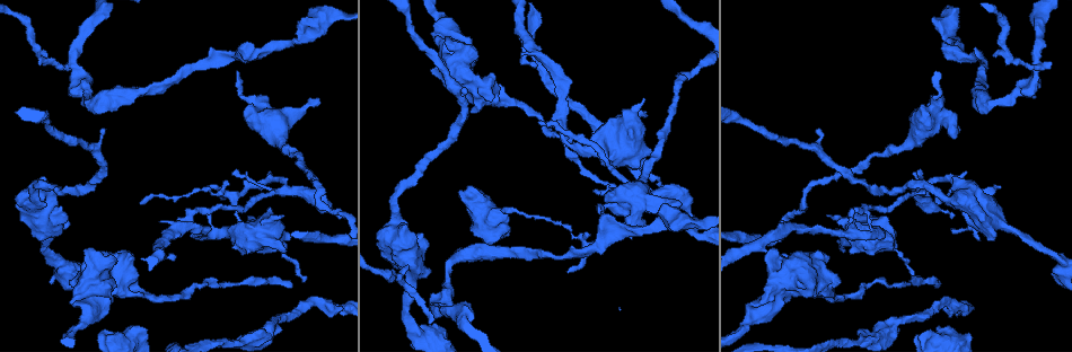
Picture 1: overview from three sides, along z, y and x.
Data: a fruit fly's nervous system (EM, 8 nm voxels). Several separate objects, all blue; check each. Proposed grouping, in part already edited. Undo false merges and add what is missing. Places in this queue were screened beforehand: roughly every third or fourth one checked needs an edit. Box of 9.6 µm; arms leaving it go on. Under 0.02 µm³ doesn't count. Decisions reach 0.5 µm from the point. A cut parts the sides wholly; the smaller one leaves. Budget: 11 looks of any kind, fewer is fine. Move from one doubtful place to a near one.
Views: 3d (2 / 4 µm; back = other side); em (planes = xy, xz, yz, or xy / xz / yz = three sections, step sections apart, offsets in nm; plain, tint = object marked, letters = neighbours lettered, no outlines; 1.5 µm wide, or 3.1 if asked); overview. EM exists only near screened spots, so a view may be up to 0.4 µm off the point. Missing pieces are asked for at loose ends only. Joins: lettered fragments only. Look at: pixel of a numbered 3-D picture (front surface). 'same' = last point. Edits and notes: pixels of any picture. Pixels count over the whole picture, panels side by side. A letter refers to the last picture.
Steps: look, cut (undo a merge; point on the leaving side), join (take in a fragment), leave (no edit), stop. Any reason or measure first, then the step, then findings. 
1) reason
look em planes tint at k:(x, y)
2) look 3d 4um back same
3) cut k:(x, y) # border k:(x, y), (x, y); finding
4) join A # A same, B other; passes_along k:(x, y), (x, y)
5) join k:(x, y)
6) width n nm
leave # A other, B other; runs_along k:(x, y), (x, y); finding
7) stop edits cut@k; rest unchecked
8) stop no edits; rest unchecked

look em planes letters at 1:(503, 213)

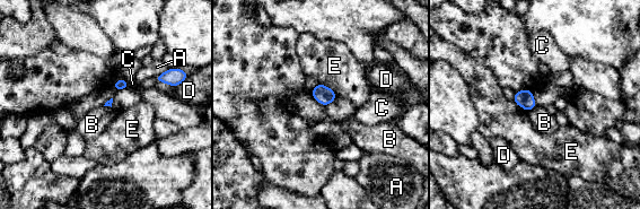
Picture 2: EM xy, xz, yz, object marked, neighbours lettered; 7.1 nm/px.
leave # A other, B other, C other, D other, E other; no lettered fragment goes on from it

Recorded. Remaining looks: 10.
arms part here
look em yz step 4 letters at 1:(432, 306)

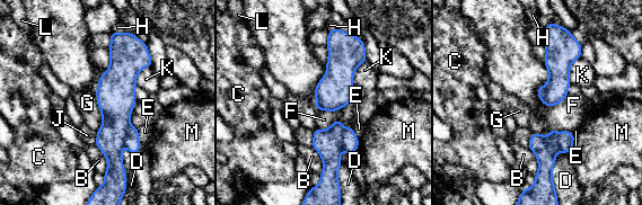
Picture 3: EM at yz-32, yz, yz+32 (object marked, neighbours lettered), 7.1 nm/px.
cut it another way
look em planes letters same

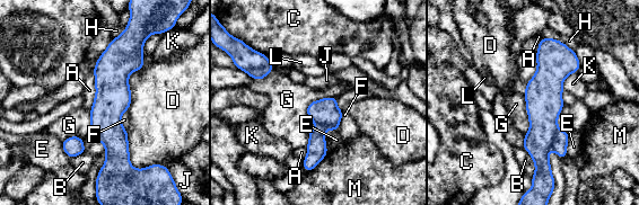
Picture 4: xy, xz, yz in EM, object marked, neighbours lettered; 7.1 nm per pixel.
cut 4:(316, 146) # A other, B other, C other, D other, E other, F other, G other, H other, J other, K other, L other, M other; border 4:(315, 123), (336, 125); two neurons meet here

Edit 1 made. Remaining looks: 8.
free end
look 3d 4um at 1:(769, 284)

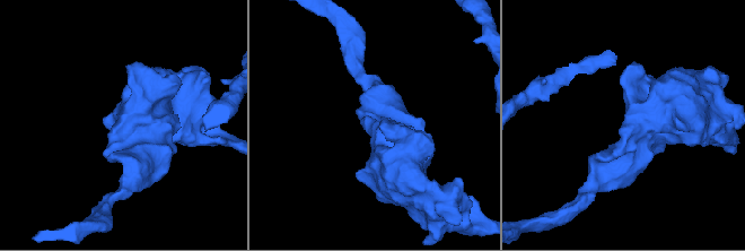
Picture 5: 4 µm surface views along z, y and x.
shape alone is not enough
look em planes letters at 5:(115, 125)

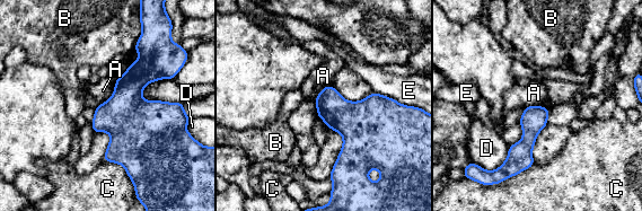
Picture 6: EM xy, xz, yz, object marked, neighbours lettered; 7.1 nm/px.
leave # A other, B other, C other, D other, E other; border 6:(115, 82), (113, 94), (99, 104); none of them fits

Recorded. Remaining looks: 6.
free end
look em planes tint at 1:(680, 203)

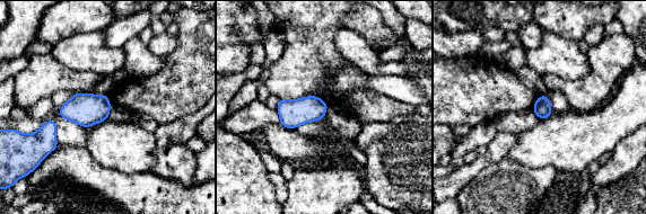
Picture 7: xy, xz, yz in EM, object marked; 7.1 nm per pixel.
see the neighbours
look em planes letters same

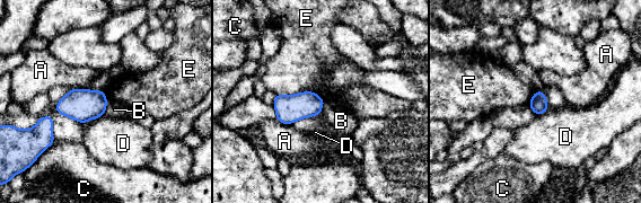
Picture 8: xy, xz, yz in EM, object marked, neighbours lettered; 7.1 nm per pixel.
leave # A other, B other, C other, D other, E other; border 8:(107, 100), (104, 114); none of them fits

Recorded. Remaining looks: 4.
stop edits cut@4; rest unchecked

